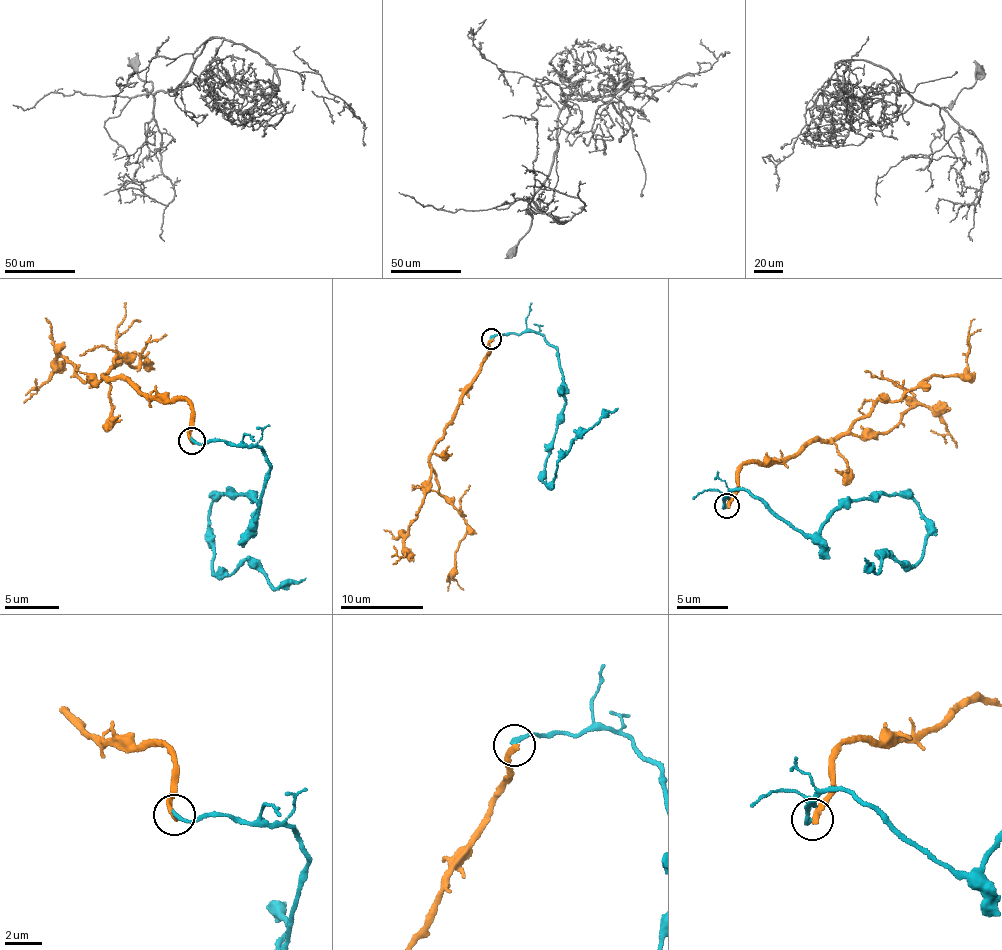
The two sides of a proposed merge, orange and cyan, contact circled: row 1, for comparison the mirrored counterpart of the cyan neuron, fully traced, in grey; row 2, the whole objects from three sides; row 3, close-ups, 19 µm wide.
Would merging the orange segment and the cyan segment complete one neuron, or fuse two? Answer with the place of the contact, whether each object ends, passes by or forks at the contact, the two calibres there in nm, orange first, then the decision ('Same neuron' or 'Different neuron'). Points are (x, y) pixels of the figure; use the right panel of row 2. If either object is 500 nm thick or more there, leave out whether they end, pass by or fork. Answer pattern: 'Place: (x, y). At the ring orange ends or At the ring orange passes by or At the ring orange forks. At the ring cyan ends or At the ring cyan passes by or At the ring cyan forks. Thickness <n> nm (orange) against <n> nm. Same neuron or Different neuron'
Place: (726, 506). At the ring orange ends. At the ring cyan ends. Thickness 280 nm (orange) against 240 nm. Different neuron

